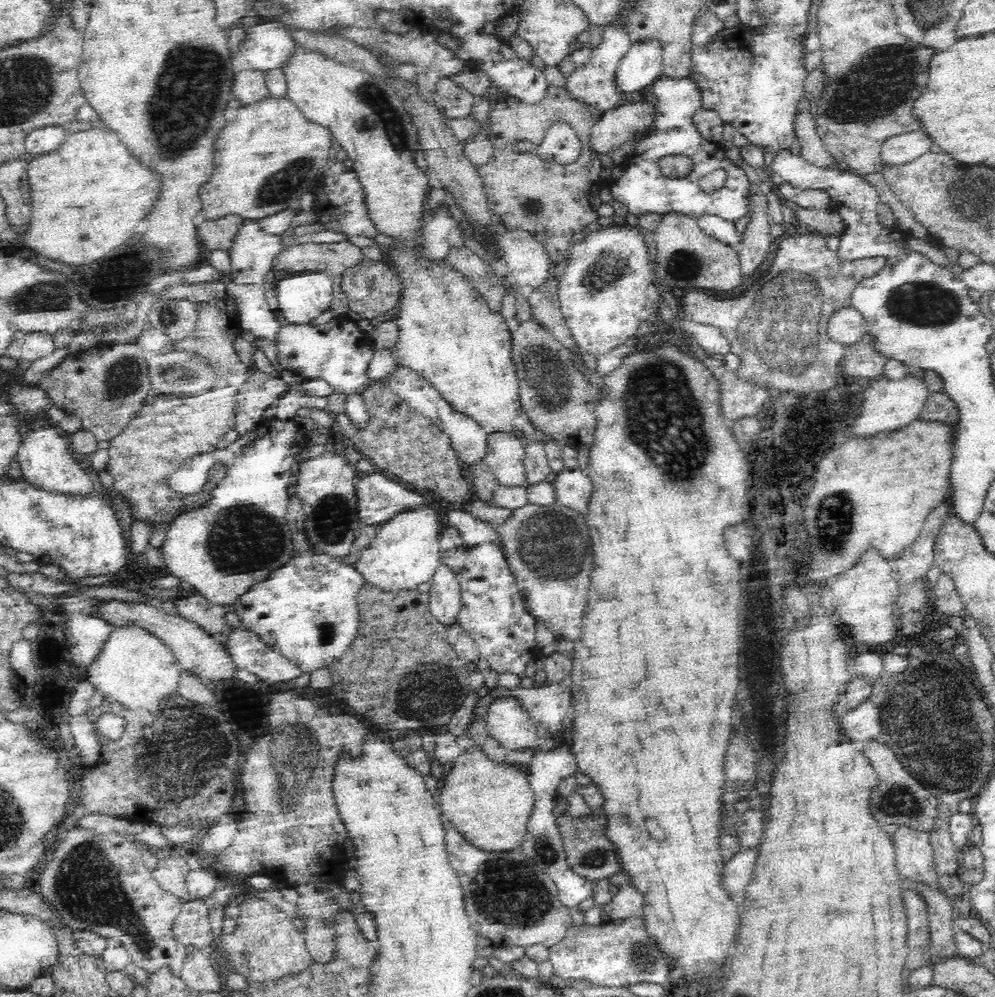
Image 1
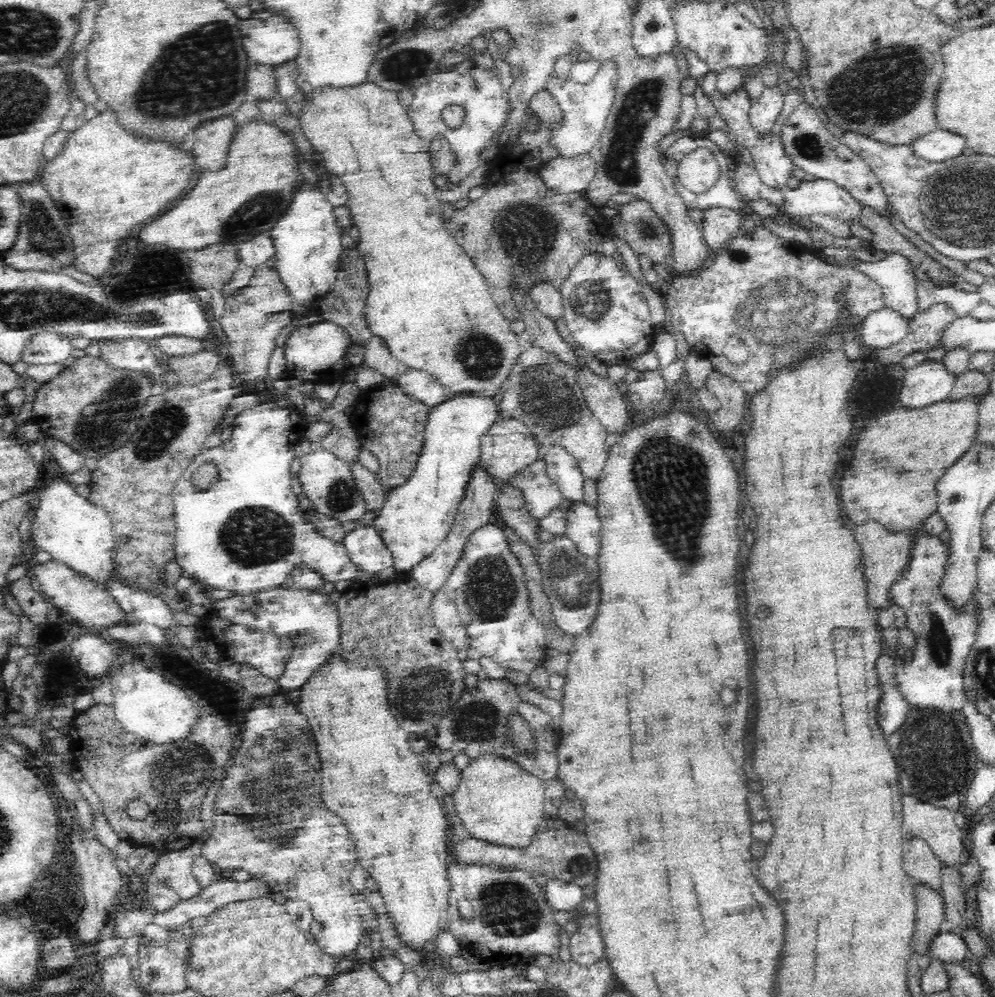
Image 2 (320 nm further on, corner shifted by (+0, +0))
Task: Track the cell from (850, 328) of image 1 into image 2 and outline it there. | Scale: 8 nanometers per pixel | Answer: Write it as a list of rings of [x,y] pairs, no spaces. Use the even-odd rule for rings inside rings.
[[[890,308],[868,313],[859,324],[859,338],[870,348],[883,349],[899,341],[907,331],[908,320],[900,318]]]

